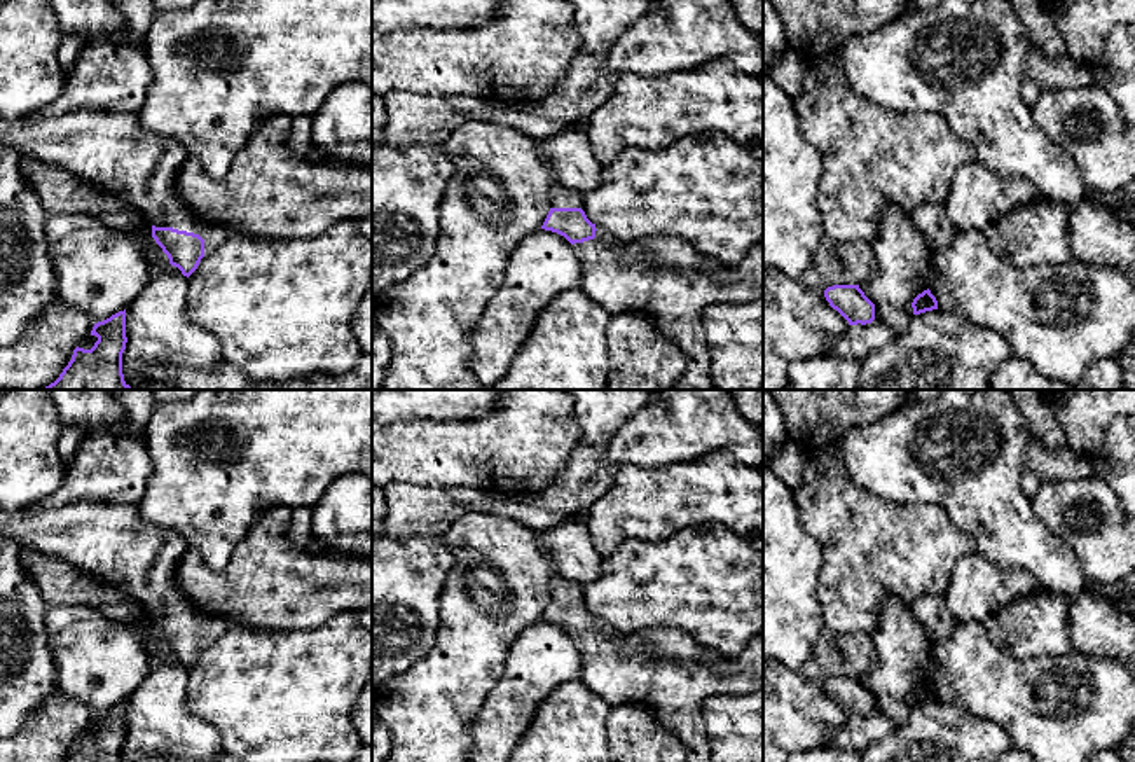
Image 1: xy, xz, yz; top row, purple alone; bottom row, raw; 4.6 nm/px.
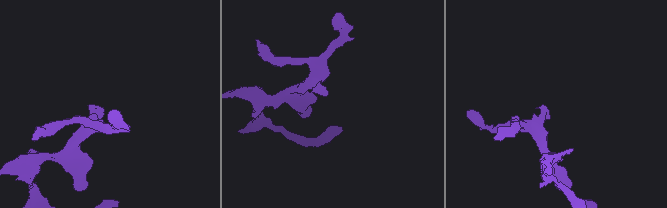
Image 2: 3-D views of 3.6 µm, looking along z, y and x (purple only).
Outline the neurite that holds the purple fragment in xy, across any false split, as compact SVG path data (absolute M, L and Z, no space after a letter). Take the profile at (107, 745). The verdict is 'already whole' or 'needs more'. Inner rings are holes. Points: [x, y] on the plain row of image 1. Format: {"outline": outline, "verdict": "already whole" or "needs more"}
{"outline": "M126 701L94 715L91 727L98 732L91 741L75 739L63 762L122 762L126 741Z", "verdict": "already whole"}

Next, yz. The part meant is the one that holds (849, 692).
{"outline": "M833 676L824 682L824 689L849 717L866 717L875 711L875 696L864 687L859 676Z", "verdict": "already whole"}

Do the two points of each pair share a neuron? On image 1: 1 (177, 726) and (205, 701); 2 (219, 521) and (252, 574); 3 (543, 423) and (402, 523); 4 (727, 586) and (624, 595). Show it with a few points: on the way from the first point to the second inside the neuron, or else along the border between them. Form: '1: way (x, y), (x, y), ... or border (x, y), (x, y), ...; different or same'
1: border (187, 671), (187, 708), (217, 731), (219, 741); different
2: border (259, 516), (220, 570), (213, 570), (192, 546); different
3: border (412, 484), (474, 486), (493, 493); different
4: way (701, 586), (650, 586); same

